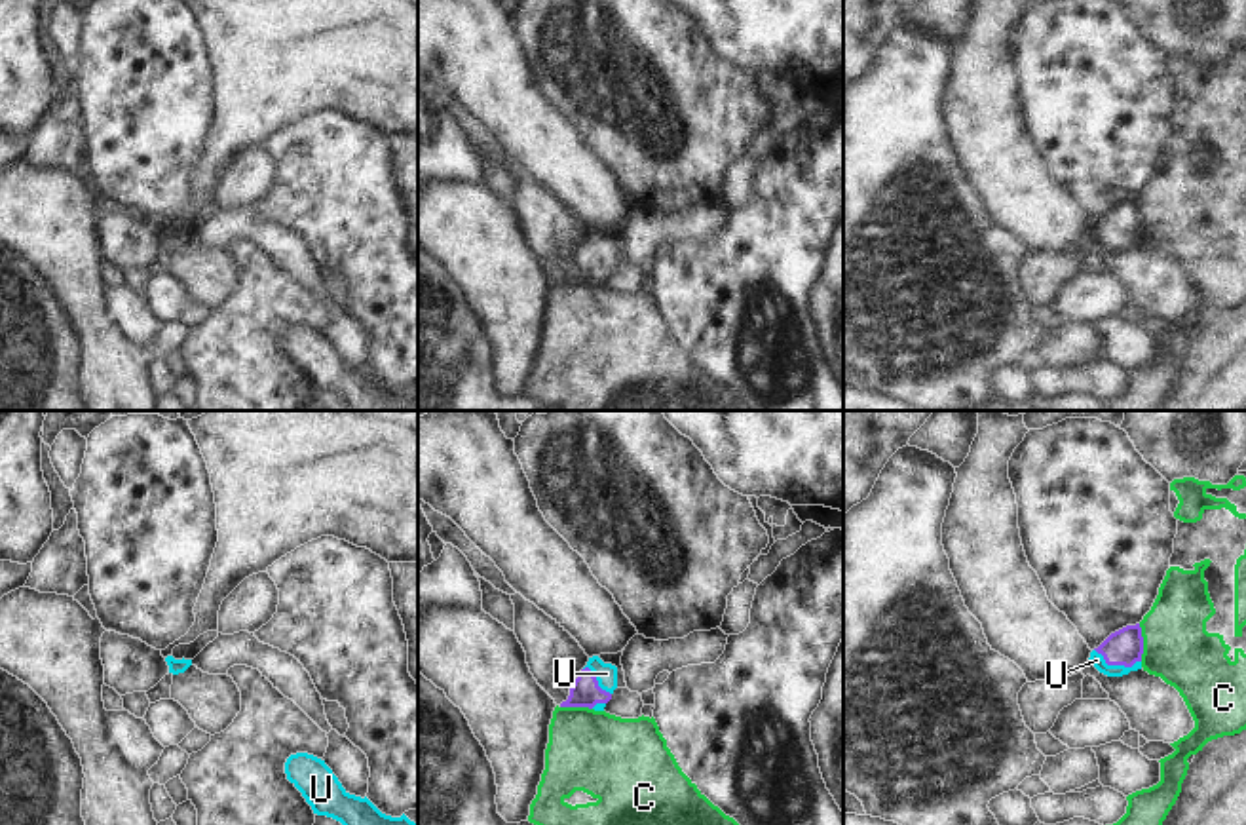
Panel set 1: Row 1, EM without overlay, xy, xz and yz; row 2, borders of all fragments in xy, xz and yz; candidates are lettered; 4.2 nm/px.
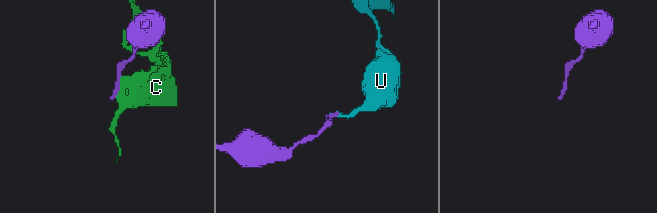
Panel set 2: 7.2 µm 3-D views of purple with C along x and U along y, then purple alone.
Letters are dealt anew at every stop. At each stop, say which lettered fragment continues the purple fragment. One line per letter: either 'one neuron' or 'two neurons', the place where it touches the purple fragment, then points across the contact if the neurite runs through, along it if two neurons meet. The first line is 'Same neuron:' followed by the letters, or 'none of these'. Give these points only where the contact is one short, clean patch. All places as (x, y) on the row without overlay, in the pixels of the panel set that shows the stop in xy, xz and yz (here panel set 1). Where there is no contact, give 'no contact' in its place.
Same neuron: U
C: two neurons | yz (1142, 217)
U: one neuron | yz (1117, 238) | across yz (1125, 221), (1117, 238), (1096, 234)

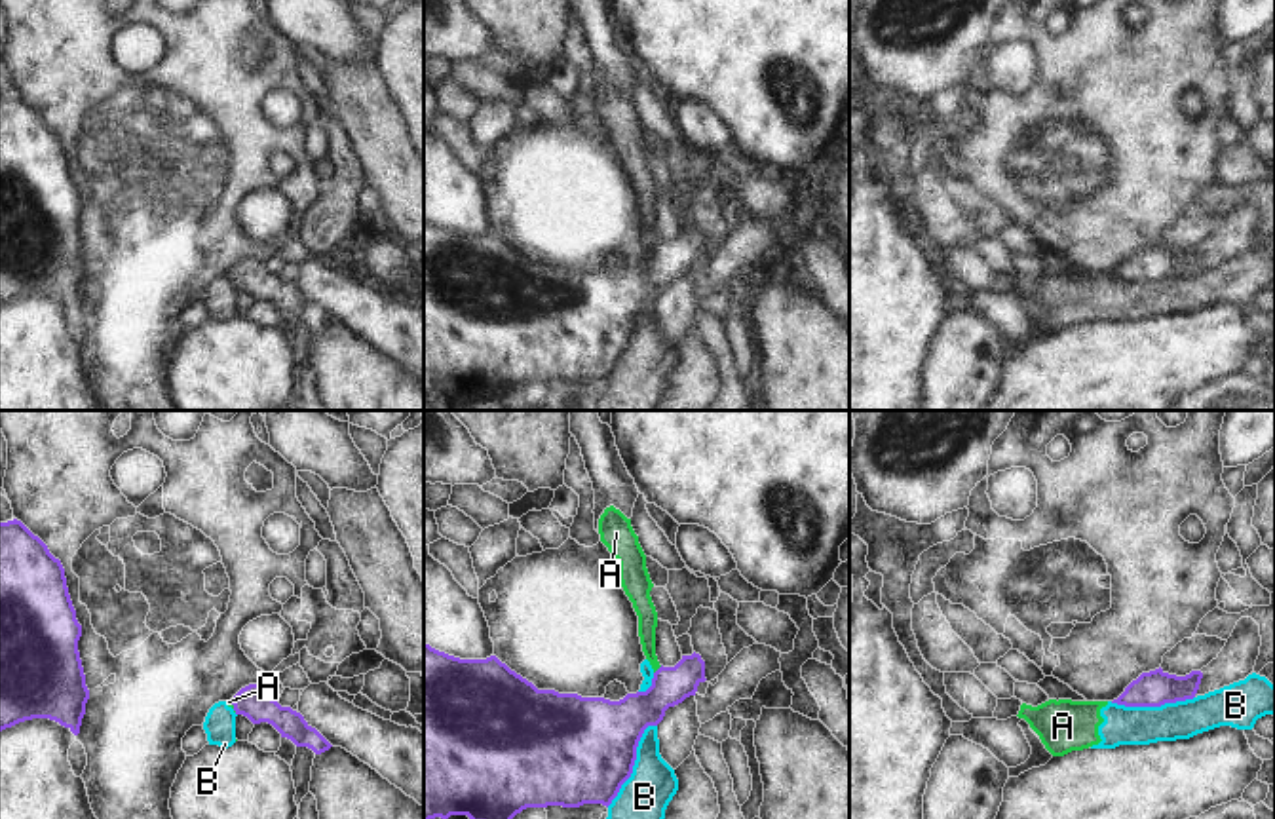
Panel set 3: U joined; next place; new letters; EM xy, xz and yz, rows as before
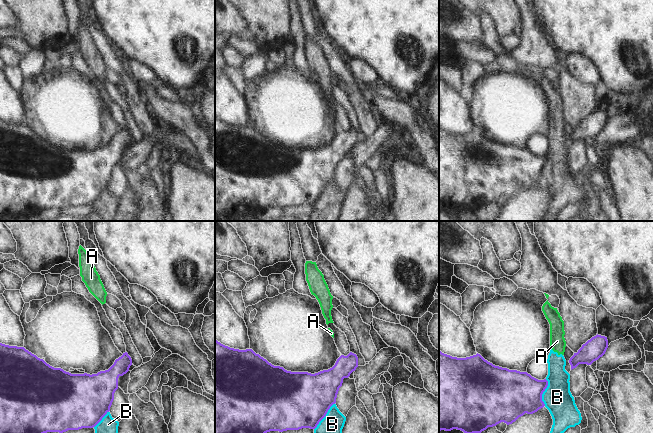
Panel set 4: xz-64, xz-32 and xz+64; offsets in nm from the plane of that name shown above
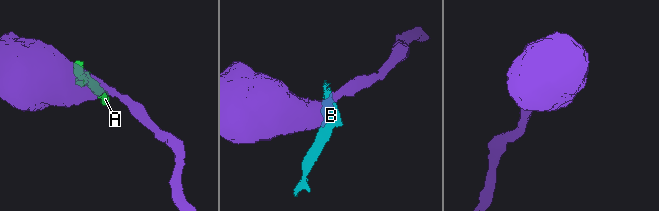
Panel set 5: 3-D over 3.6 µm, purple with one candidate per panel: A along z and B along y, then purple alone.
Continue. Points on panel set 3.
Same neuron: none of these
A: two neurons | xz (658, 244) | along xz (662, 240), (654, 247)
B: two neurons | xz (633, 337)

